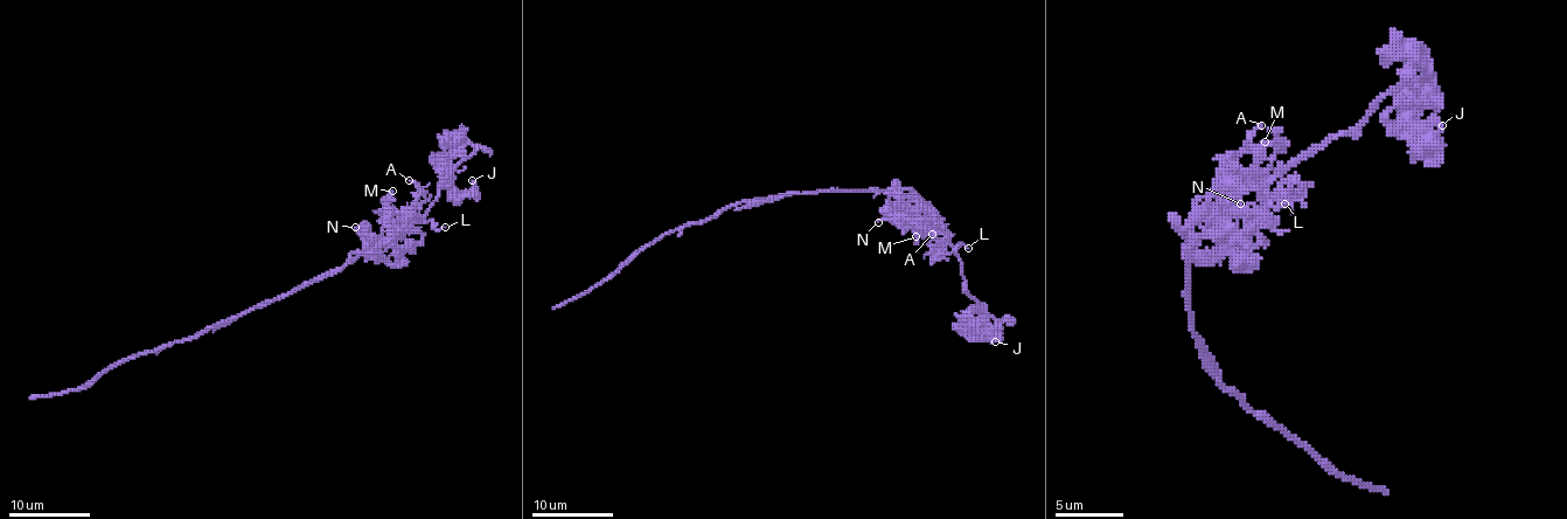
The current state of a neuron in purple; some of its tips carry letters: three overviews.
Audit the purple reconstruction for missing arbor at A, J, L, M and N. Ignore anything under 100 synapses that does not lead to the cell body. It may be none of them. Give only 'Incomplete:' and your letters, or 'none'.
Incomplete: none

